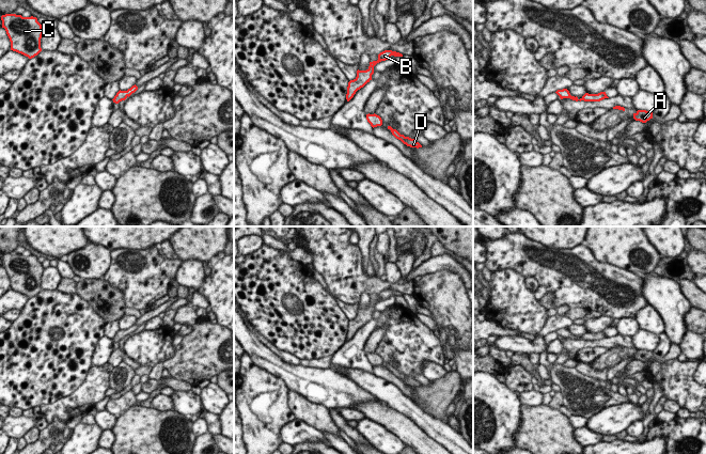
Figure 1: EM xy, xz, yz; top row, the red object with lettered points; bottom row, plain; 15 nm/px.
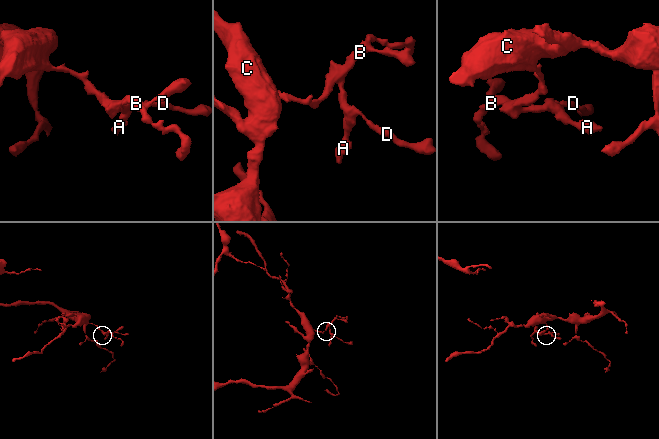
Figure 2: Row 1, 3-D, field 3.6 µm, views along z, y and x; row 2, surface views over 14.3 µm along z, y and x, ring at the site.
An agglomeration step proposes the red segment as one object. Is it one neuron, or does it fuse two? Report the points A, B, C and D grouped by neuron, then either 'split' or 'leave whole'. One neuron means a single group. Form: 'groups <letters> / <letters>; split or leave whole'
groups A B C D; leave whole

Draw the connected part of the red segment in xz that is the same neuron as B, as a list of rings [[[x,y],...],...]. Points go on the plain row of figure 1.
[[[385,289],[378,294],[377,300],[370,301],[370,306],[366,310],[357,310],[357,316],[348,322],[346,333],[347,341],[349,341],[354,336],[358,329],[363,327],[367,322],[372,319],[372,314],[374,313],[374,306],[381,300],[389,299],[391,295],[403,296],[403,294],[399,292]]]

